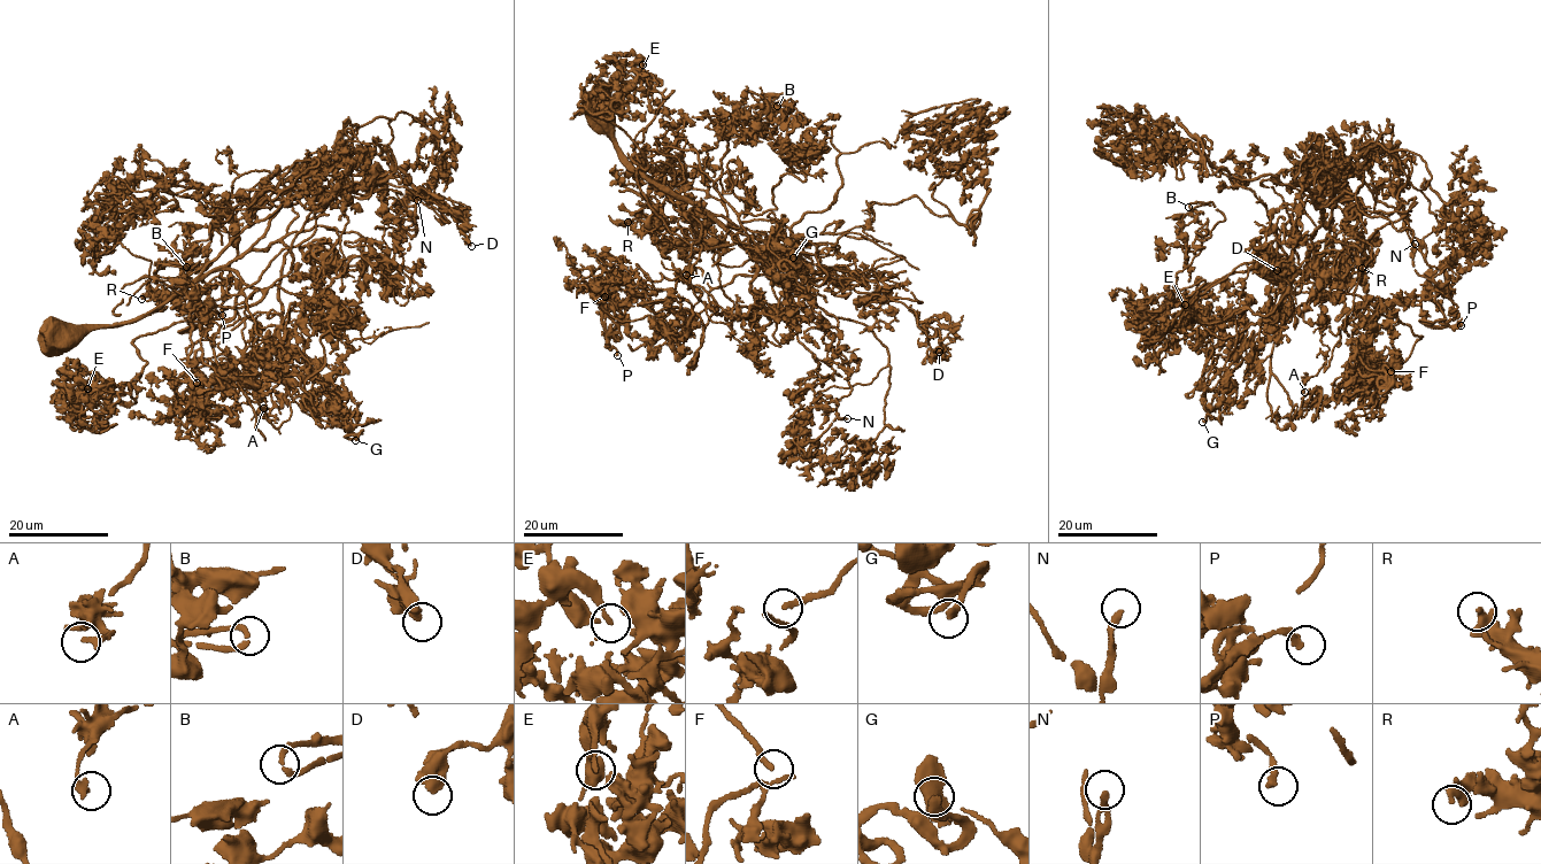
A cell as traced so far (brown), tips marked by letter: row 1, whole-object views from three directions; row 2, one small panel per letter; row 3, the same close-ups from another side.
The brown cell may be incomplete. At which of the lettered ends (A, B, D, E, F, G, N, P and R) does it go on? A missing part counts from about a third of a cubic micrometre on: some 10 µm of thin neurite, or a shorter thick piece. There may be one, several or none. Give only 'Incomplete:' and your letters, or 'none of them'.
Incomplete: none of them

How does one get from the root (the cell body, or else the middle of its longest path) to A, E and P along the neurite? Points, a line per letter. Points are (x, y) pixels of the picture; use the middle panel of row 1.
A: (594, 103), (588, 113), (630, 164), (749, 253), (760, 306), (716, 314), (677, 271), (686, 275)
E: (594, 103), (630, 164), (736, 242), (672, 232), (642, 152), (580, 107), (618, 92), (617, 53), (642, 64)
P: (594, 103), (632, 167), (791, 272), (738, 275), (654, 340), (619, 314), (617, 355)

